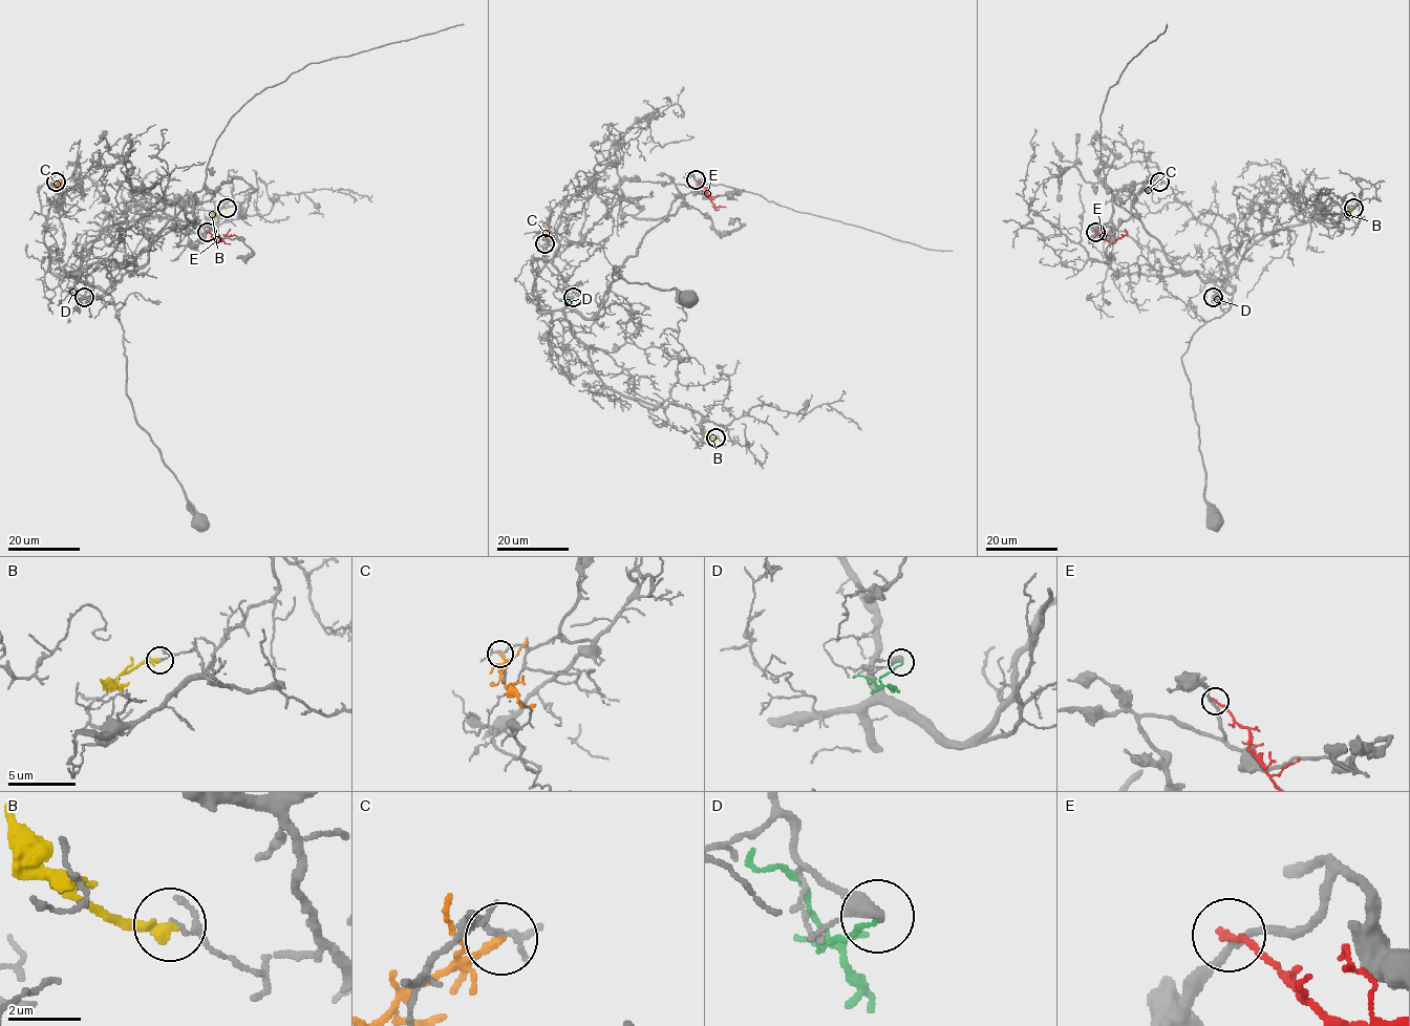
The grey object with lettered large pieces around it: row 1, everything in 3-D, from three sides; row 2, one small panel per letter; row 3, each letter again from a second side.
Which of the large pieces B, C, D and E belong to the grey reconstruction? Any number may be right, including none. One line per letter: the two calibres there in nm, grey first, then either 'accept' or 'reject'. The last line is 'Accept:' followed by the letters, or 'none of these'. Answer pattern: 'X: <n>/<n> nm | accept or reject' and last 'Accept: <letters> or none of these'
B: 60/340 nm | reject
C: 110/240 nm | reject
D: 340/130 nm | reject
E: 200/240 nm | reject
Accept: none of these

